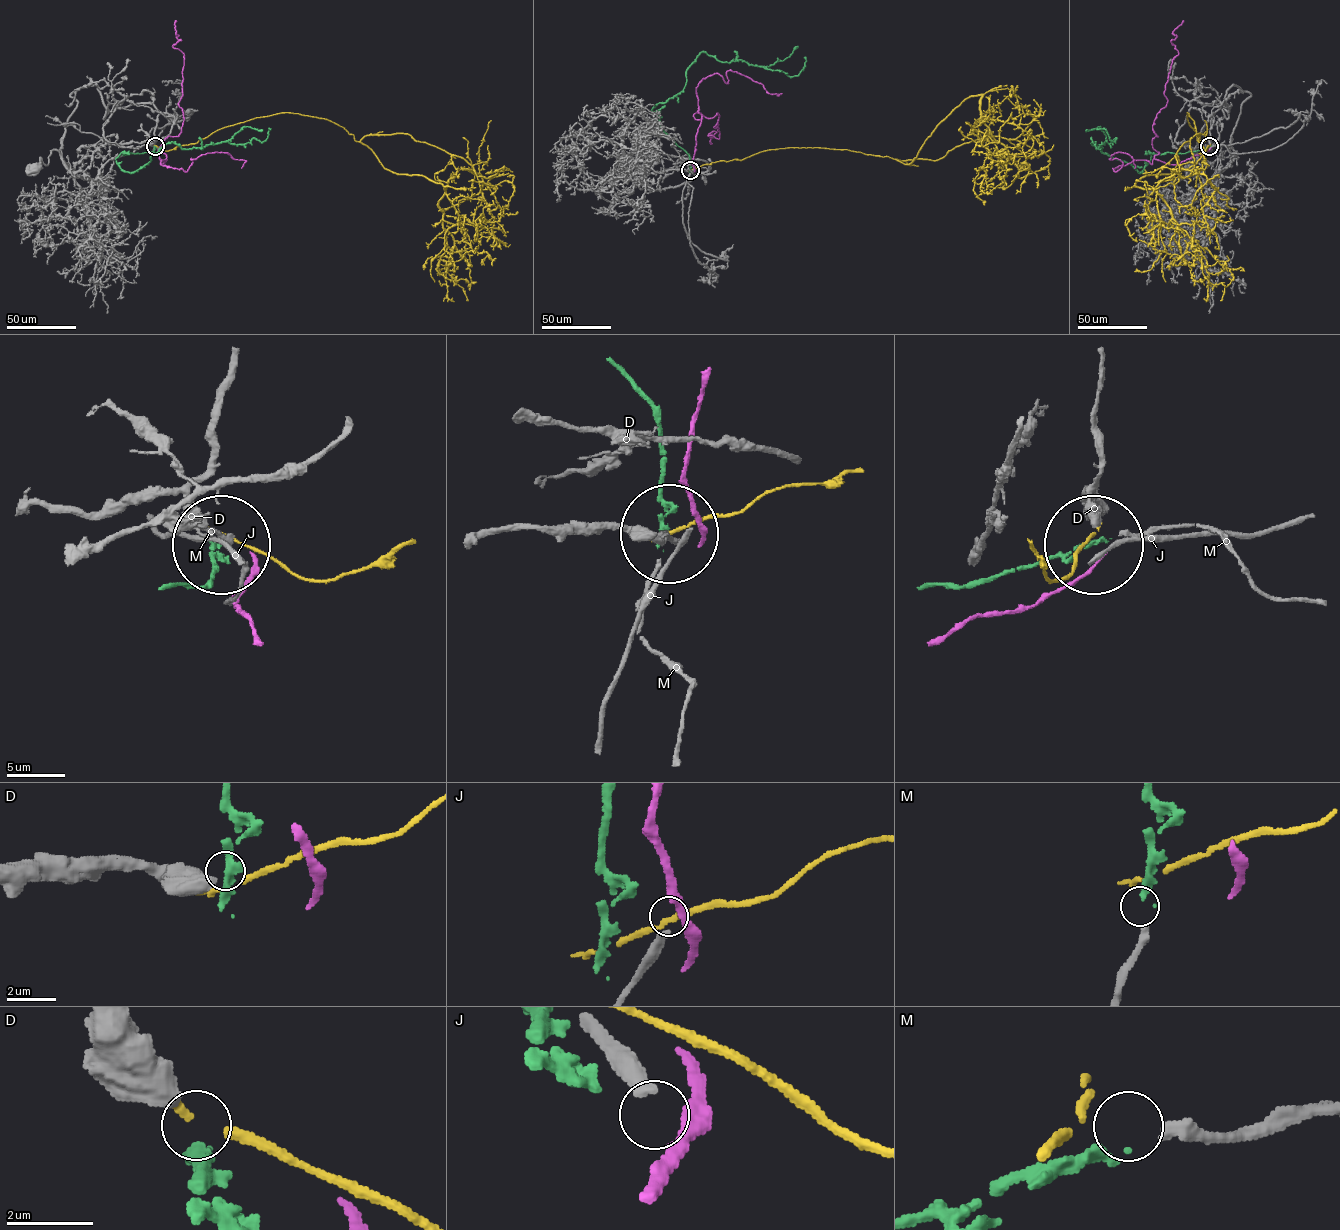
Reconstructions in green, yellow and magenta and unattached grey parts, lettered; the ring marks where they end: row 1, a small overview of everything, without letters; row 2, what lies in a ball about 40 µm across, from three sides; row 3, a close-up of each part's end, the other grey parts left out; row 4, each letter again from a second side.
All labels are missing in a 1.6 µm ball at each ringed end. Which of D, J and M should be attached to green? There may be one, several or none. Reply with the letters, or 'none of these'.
M

